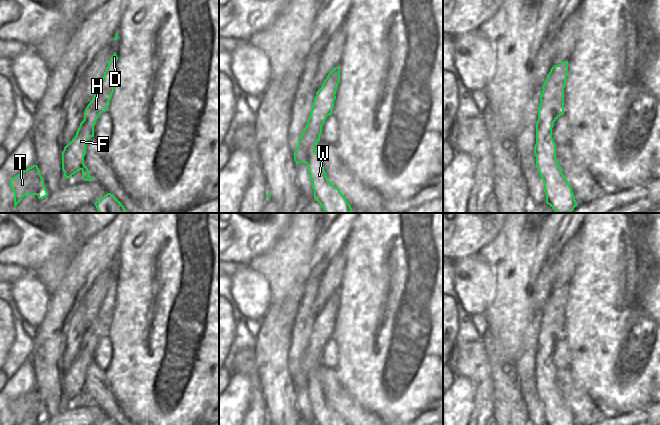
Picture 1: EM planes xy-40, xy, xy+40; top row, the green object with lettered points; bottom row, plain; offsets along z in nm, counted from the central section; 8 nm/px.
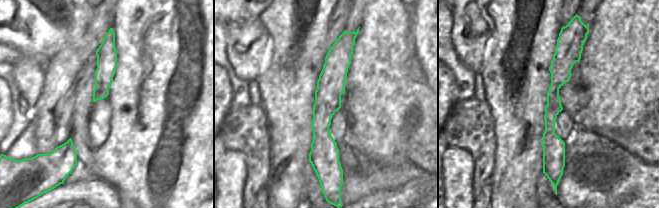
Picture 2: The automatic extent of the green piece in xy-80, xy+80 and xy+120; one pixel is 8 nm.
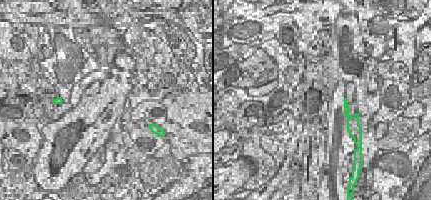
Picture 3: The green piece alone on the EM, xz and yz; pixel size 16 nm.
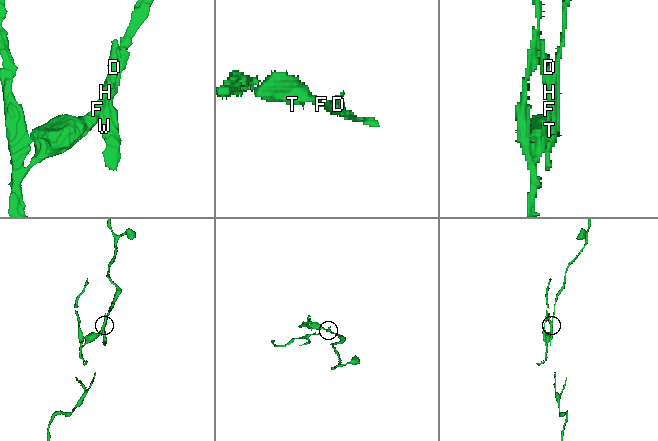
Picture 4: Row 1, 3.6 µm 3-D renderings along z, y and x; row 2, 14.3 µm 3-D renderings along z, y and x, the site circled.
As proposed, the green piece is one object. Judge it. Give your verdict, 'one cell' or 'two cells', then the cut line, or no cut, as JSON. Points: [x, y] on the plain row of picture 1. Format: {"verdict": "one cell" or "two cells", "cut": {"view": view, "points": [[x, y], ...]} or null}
{"verdict": "two cells", "cut": {"view": "xy+40", "points": [[543, 313], [551, 326], [540, 352], [547, 369], [534, 375]]}}

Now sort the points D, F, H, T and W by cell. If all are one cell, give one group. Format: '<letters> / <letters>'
D F H T / W

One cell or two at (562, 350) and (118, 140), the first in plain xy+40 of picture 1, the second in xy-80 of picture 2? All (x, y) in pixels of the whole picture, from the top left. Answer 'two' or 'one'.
two

